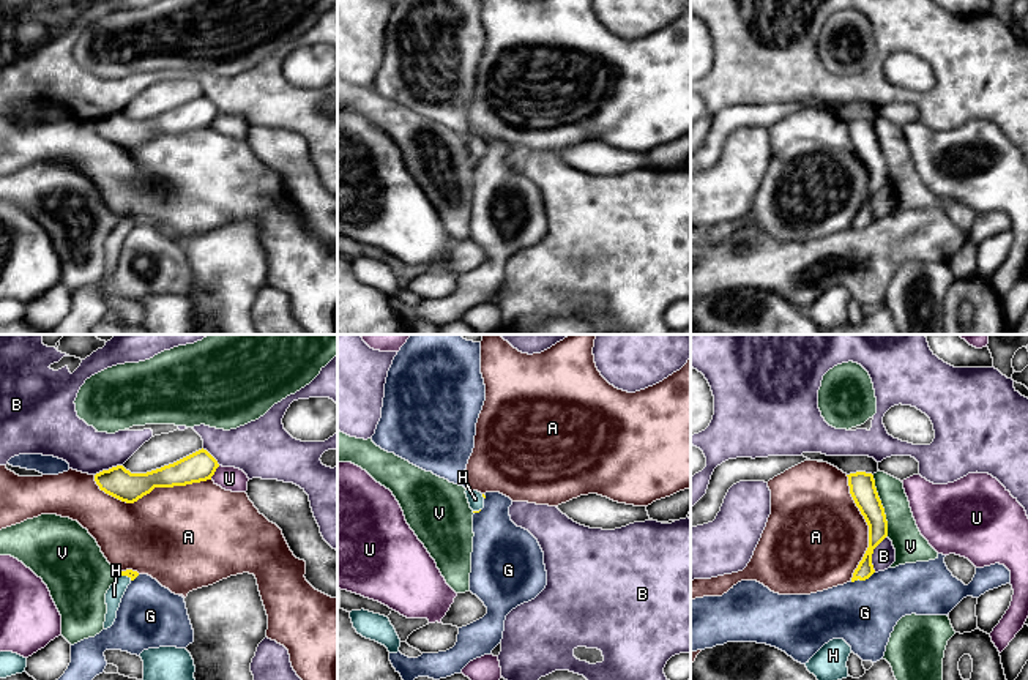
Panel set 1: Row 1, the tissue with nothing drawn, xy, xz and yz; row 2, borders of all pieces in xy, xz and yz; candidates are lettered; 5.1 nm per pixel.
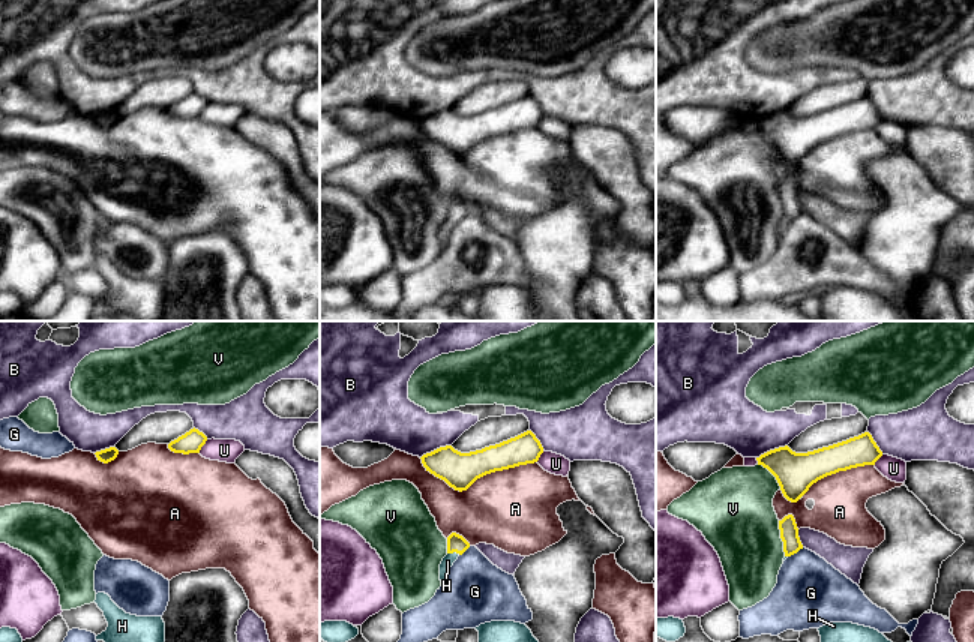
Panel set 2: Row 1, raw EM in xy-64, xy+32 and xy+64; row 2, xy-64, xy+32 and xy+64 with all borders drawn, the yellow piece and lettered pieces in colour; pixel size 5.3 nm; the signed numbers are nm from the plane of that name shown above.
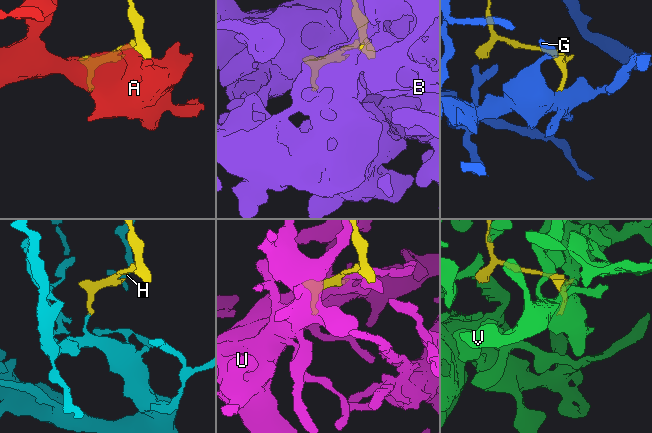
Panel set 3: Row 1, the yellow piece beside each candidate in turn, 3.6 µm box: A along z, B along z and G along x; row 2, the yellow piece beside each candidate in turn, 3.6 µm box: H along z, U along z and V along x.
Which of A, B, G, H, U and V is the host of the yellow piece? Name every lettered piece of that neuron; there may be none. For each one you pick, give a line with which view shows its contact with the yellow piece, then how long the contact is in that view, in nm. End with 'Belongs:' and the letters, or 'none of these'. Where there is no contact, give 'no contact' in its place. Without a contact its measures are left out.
H: meets yellow in xy; contact 80 nm long
Belongs: H

